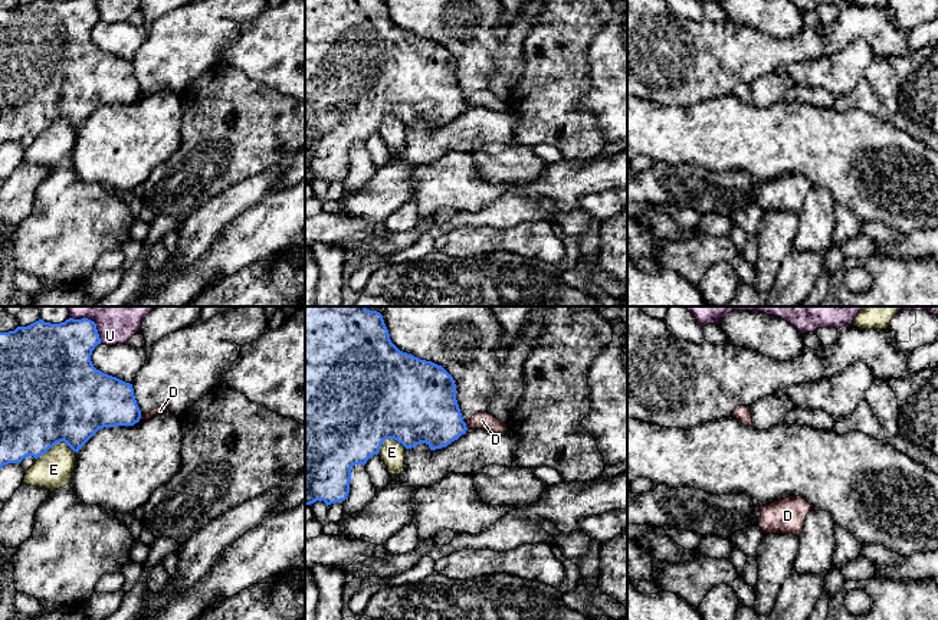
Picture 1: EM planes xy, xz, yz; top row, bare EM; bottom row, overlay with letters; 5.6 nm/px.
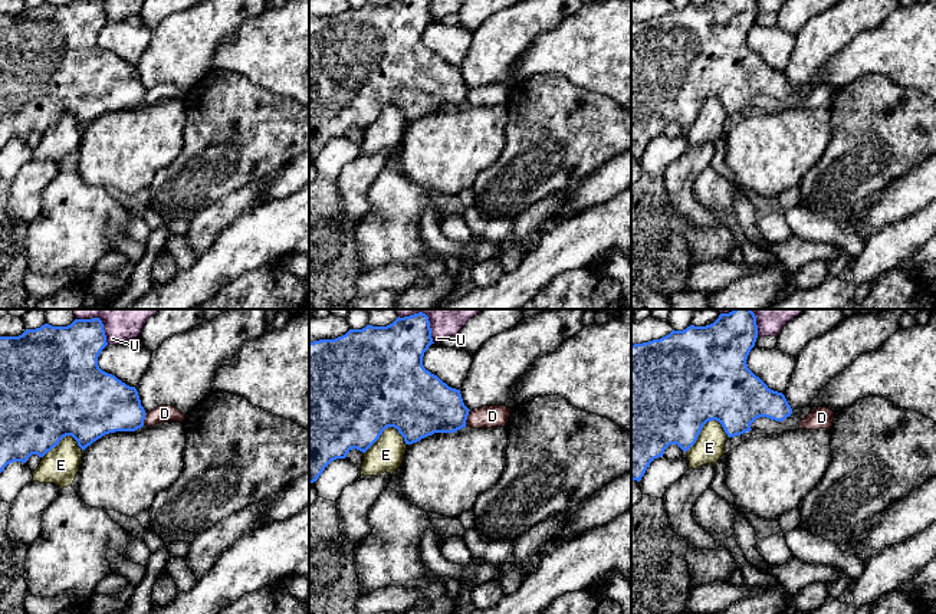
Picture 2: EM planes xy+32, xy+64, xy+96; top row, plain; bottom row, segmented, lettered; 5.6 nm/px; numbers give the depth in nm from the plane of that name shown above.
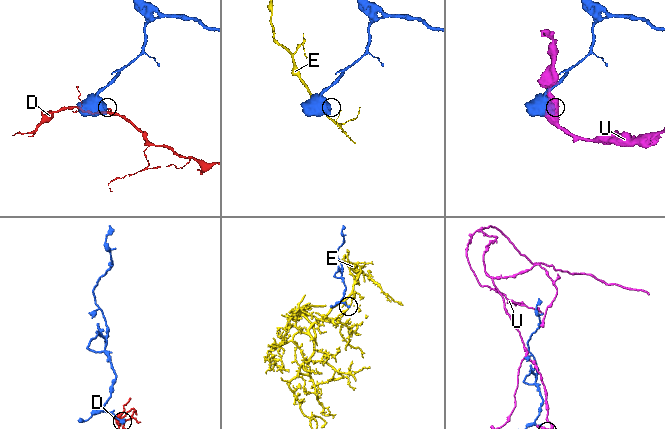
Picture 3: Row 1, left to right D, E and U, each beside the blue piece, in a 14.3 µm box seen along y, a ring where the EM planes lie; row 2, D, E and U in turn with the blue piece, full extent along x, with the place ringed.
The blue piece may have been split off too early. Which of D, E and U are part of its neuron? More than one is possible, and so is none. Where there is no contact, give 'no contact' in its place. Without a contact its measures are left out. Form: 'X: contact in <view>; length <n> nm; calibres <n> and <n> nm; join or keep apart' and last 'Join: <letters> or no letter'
D: contact in xz; length 50 nm; calibres 380 and 90 nm; keep apart
E: contact in xy; length 240 nm; calibres 500 and 200 nm; keep apart
U: contact in xy; length 130 nm; calibres 360 and 130 nm; keep apart
Join: no letter

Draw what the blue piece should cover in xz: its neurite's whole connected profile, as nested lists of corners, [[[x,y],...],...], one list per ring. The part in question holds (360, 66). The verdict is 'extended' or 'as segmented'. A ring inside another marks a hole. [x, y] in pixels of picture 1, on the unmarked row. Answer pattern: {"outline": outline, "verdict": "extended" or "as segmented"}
{"outline": [[[305,0],[305,183],[324,178],[328,184],[345,178],[350,171],[351,145],[354,142],[365,142],[371,134],[378,132],[386,117],[394,117],[406,127],[426,121],[430,128],[436,128],[457,118],[466,108],[468,105],[456,78],[453,55],[442,43],[400,29],[391,20],[384,0]]], "verdict": "as segmented"}

